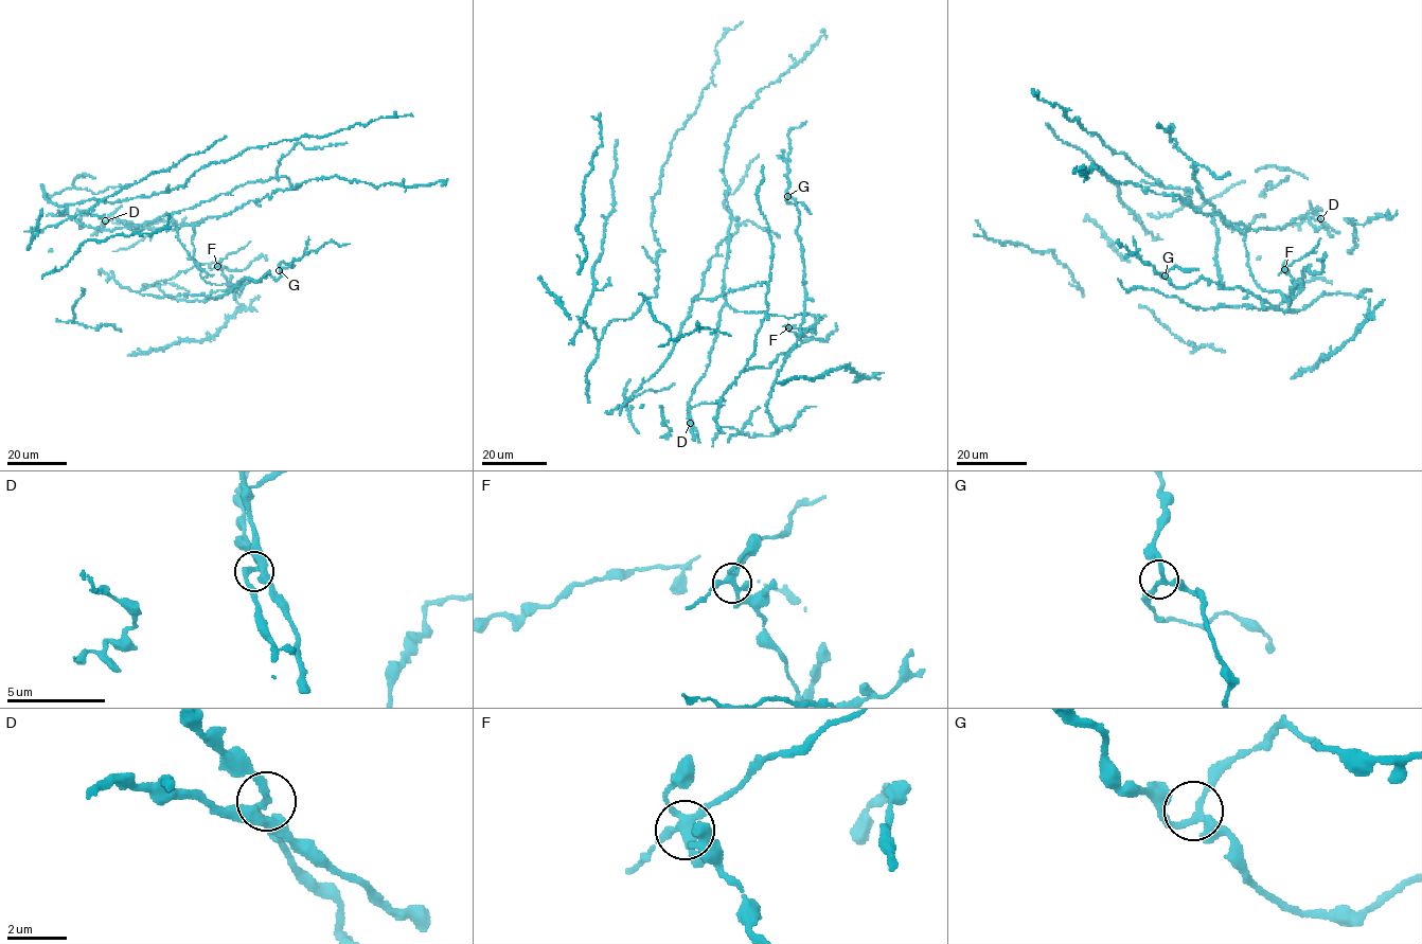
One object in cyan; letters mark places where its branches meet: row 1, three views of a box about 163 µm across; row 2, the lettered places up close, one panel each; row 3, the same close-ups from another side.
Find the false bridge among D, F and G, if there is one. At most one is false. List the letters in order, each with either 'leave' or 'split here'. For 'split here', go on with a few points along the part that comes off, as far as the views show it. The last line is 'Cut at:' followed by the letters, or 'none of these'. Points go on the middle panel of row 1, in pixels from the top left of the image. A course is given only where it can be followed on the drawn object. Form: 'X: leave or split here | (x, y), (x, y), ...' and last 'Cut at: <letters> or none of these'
D: leave
F: split here | (788, 326), (797, 338), (813, 336)
G: leave
Cut at: F

